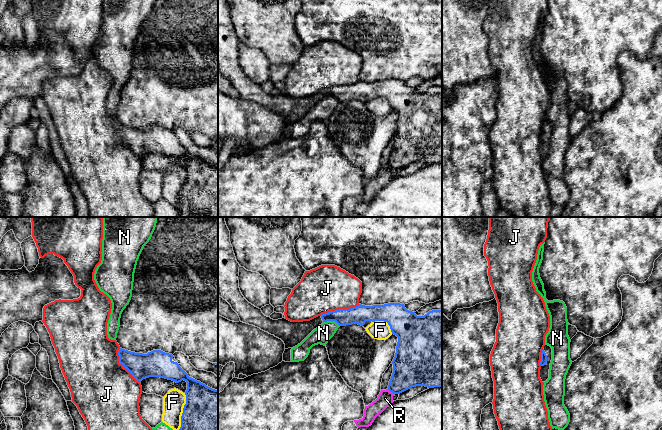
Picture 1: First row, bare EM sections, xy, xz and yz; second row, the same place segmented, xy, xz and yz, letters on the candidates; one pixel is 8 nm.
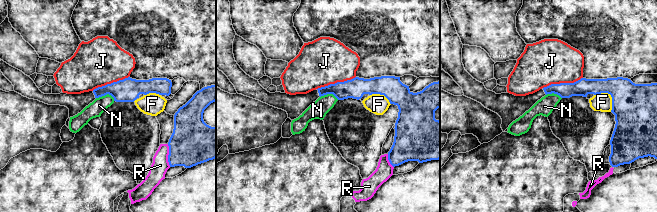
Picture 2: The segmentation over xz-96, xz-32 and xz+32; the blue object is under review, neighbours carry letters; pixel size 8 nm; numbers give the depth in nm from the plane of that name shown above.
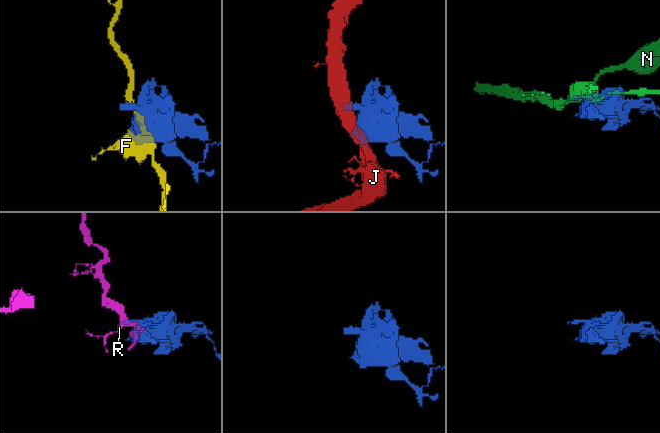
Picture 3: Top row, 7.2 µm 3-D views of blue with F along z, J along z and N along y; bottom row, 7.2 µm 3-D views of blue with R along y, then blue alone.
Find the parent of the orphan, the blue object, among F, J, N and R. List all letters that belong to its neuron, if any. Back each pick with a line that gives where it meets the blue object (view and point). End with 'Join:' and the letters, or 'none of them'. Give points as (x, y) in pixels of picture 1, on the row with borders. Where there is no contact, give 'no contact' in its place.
Join: none of them

